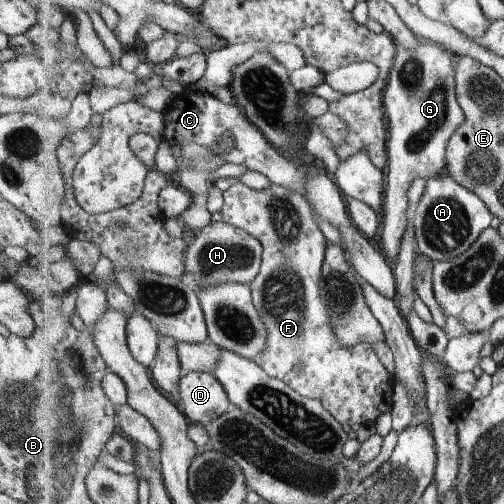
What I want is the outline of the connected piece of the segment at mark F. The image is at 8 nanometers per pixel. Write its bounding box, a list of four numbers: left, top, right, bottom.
[223,180,394,426]

